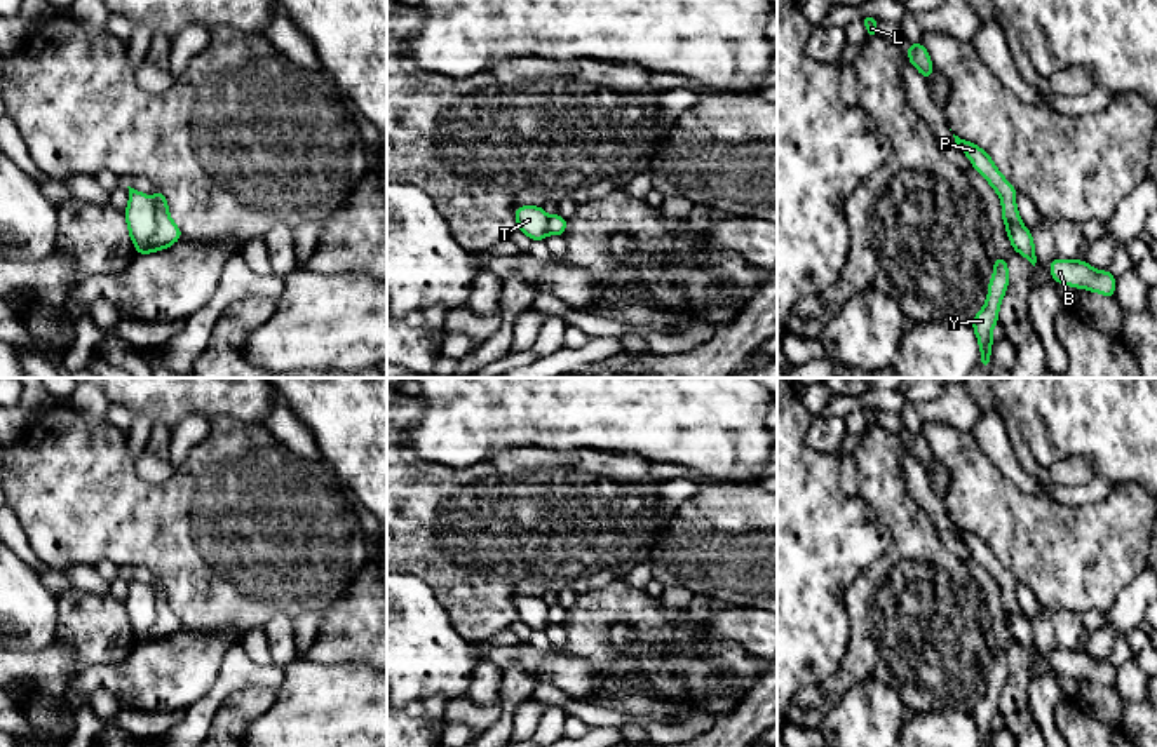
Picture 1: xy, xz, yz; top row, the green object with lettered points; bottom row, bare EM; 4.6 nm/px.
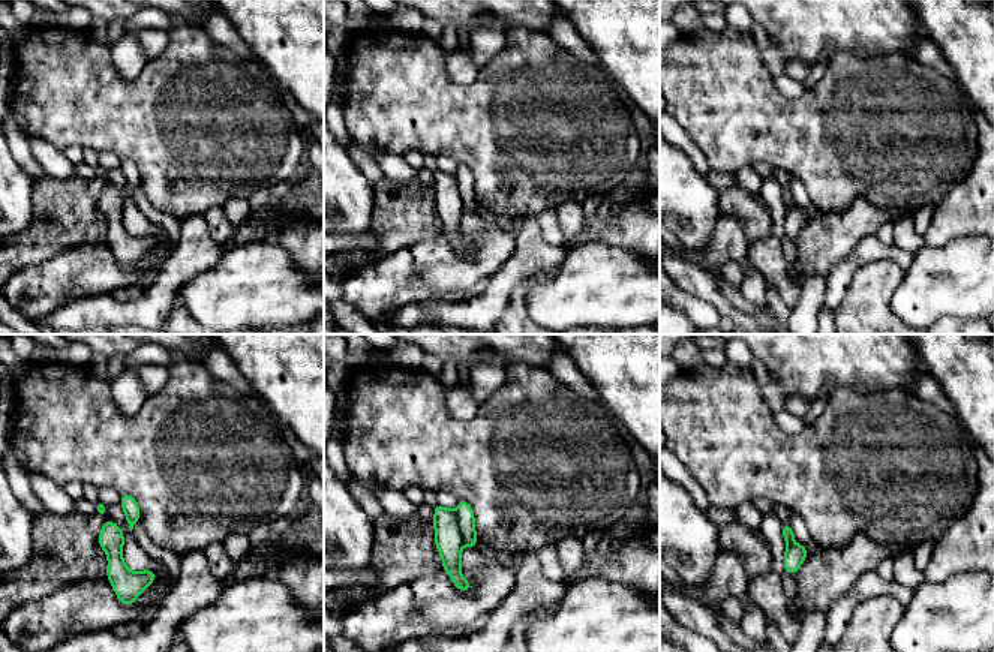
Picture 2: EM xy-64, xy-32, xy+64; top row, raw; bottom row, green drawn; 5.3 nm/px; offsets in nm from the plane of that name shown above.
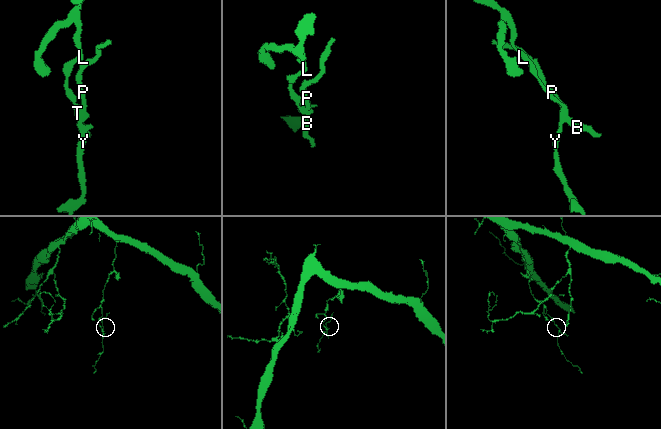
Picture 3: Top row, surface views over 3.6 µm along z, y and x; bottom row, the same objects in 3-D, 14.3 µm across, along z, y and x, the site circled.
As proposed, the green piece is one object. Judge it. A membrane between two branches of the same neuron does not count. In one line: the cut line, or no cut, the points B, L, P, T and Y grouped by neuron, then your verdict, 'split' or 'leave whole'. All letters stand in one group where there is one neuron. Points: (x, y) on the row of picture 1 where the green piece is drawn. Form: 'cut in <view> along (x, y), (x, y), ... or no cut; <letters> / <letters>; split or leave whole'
cut in xy along (155, 202), (152, 249); B P / L T Y; split

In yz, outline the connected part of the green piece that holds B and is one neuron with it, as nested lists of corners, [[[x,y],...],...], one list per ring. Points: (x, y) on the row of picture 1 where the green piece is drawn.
[[[1056,258],[1049,265],[1049,272],[1058,284],[1073,286],[1077,289],[1089,289],[1093,293],[1113,298],[1115,279],[1110,270],[1098,272],[1082,259],[1066,261]]]

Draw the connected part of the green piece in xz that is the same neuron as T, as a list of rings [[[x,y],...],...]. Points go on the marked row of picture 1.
[[[519,205],[516,207],[514,214],[518,219],[518,230],[526,233],[531,240],[545,239],[549,216],[540,205]]]

